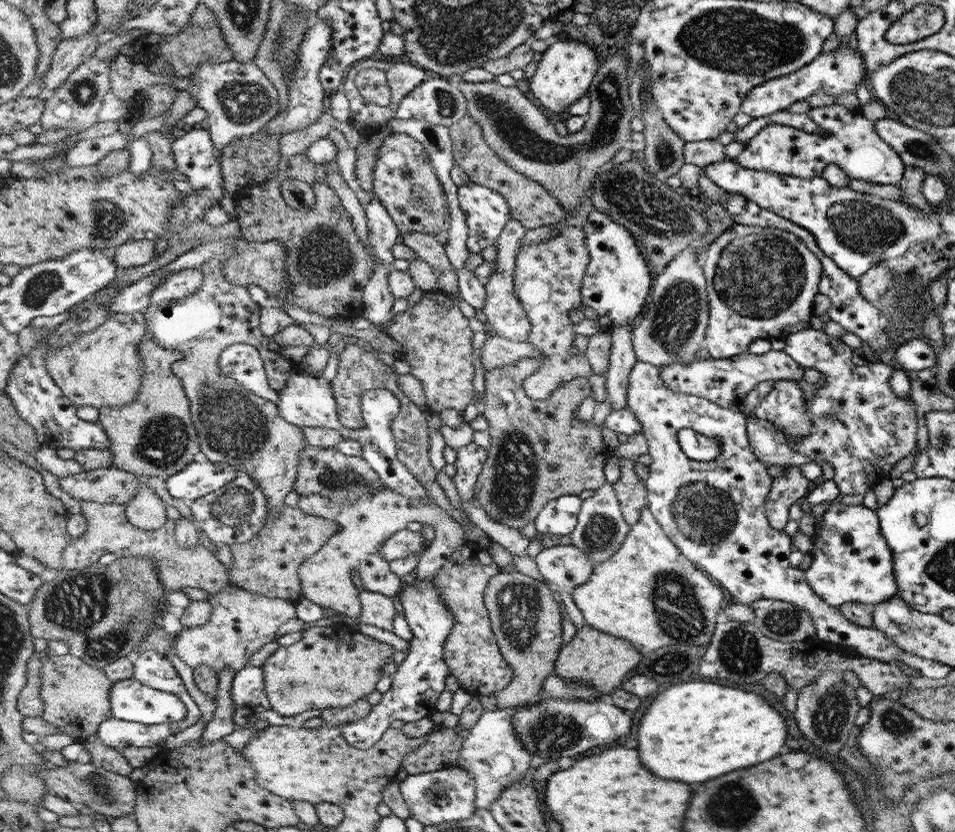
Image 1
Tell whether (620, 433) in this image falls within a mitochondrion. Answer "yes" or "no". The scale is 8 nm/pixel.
no

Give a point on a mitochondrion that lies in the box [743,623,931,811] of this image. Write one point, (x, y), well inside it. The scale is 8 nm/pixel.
(829, 715)

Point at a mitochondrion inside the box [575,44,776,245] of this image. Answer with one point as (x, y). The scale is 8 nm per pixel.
(666, 156)

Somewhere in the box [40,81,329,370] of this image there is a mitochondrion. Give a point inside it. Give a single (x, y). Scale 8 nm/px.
(109, 219)

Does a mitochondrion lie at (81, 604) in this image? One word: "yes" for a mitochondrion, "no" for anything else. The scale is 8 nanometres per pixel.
yes

